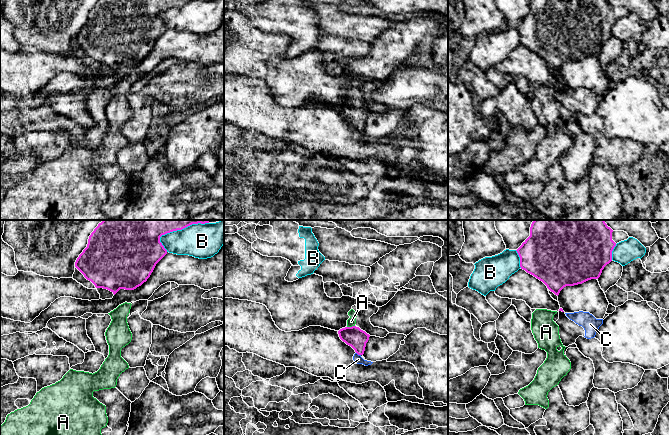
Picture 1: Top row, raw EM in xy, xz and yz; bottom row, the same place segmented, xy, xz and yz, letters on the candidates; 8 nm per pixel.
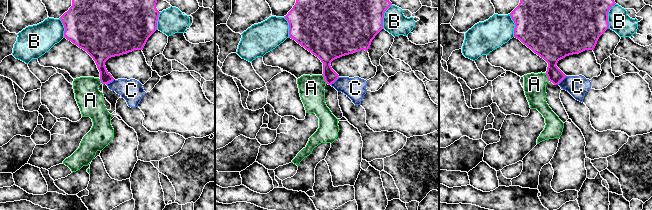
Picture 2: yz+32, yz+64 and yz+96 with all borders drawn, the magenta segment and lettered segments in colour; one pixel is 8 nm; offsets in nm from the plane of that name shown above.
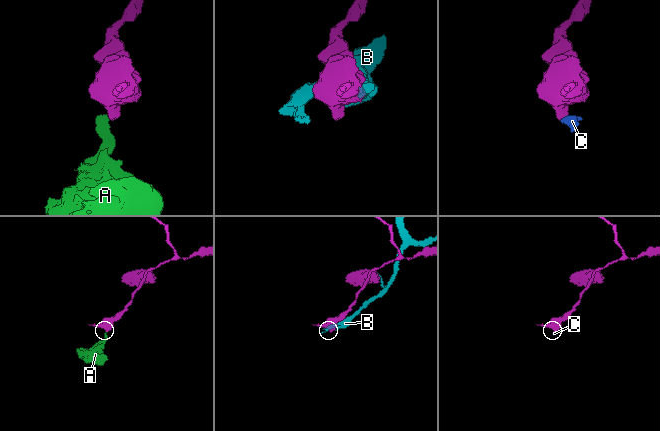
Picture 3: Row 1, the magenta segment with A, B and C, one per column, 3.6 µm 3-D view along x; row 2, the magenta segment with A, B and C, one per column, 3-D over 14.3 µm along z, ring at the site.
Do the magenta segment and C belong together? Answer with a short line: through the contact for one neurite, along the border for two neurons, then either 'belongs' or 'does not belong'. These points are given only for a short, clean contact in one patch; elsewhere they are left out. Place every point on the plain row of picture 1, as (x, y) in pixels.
xz (356, 128), (360, 131) | does not belong

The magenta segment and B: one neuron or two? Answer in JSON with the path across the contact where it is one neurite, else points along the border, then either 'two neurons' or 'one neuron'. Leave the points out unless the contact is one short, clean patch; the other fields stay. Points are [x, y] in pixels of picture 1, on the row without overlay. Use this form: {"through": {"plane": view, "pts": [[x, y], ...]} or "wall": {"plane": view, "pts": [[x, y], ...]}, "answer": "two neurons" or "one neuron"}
{"answer": "two neurons"}

